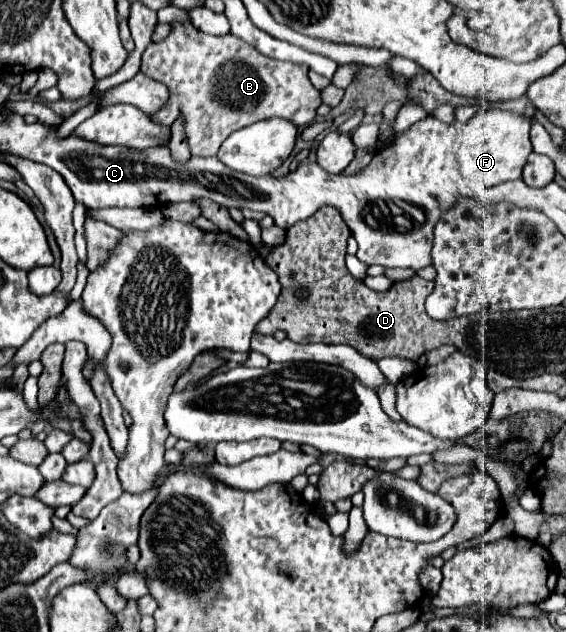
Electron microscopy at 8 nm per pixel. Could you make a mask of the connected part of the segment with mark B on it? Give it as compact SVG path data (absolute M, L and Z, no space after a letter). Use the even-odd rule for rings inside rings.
M172 23L172 27L174 27L172 33L164 41L148 45L148 49L142 55L140 71L168 87L170 97L166 105L160 109L160 113L154 113L152 117L154 121L158 121L158 125L166 125L168 129L172 127L174 121L184 119L186 141L194 157L214 157L218 153L220 143L230 133L262 119L280 117L298 127L304 127L312 123L312 119L316 117L316 109L322 105L322 99L320 99L320 91L316 91L308 79L306 65L274 61L230 33L214 37L202 33L192 23Z

